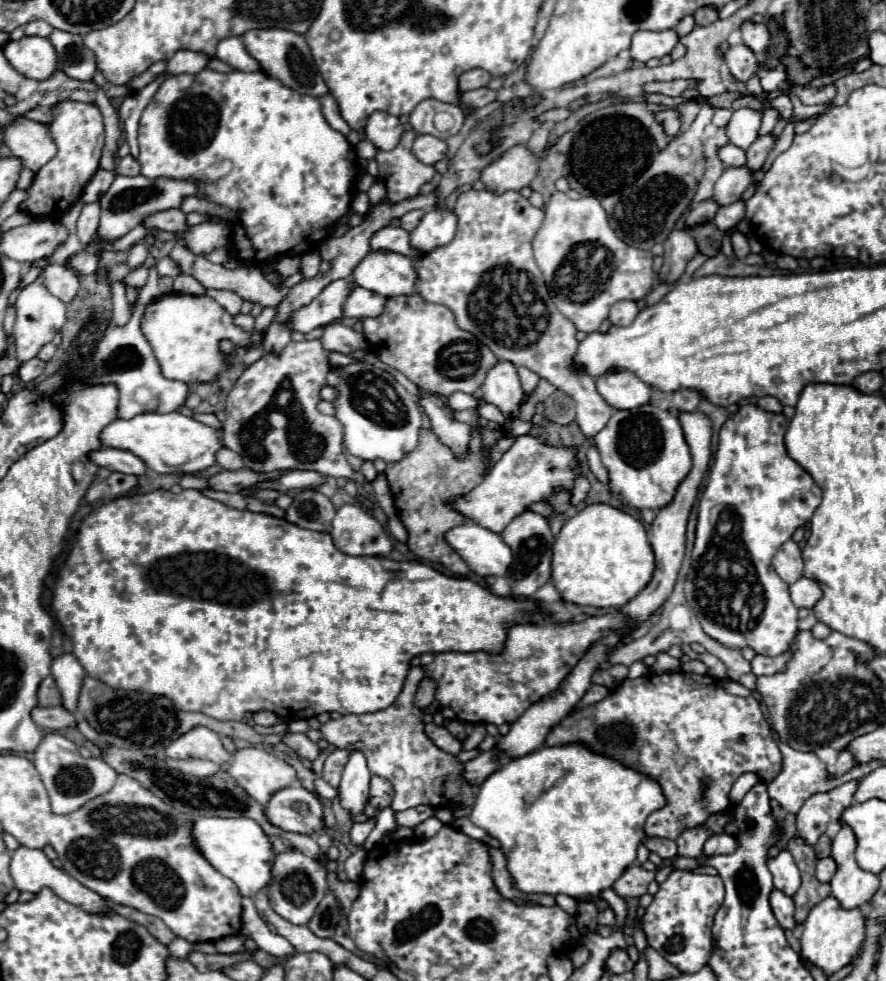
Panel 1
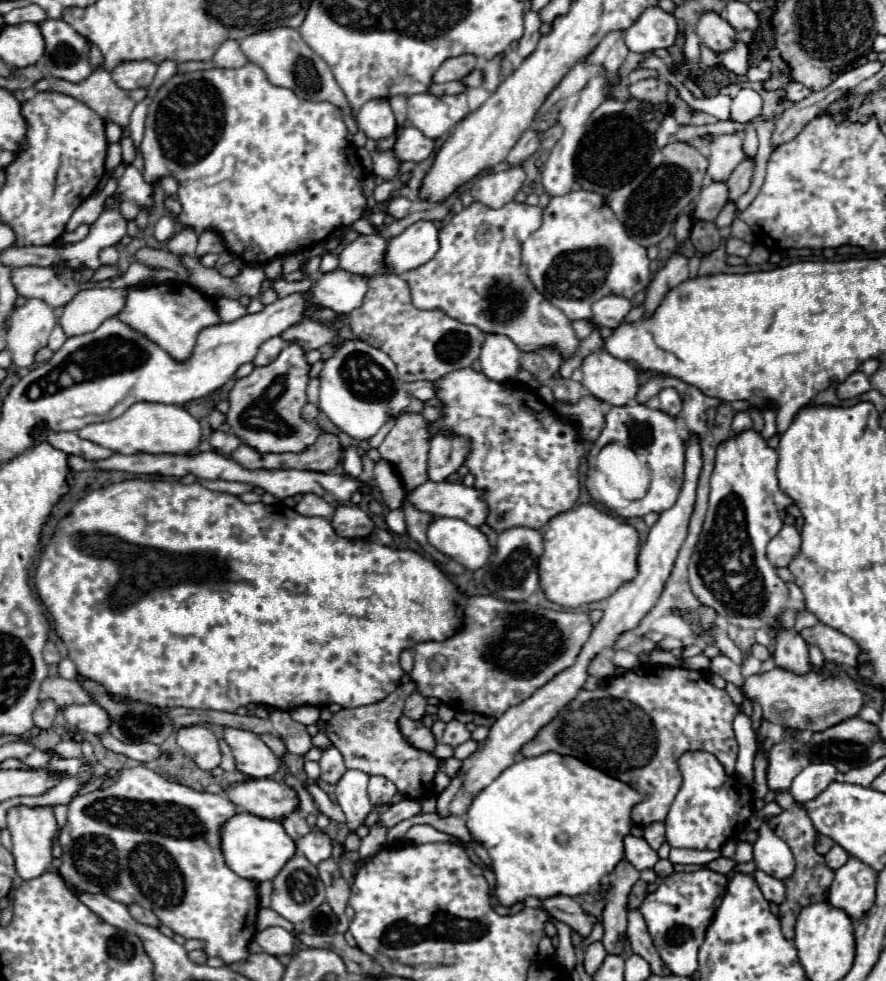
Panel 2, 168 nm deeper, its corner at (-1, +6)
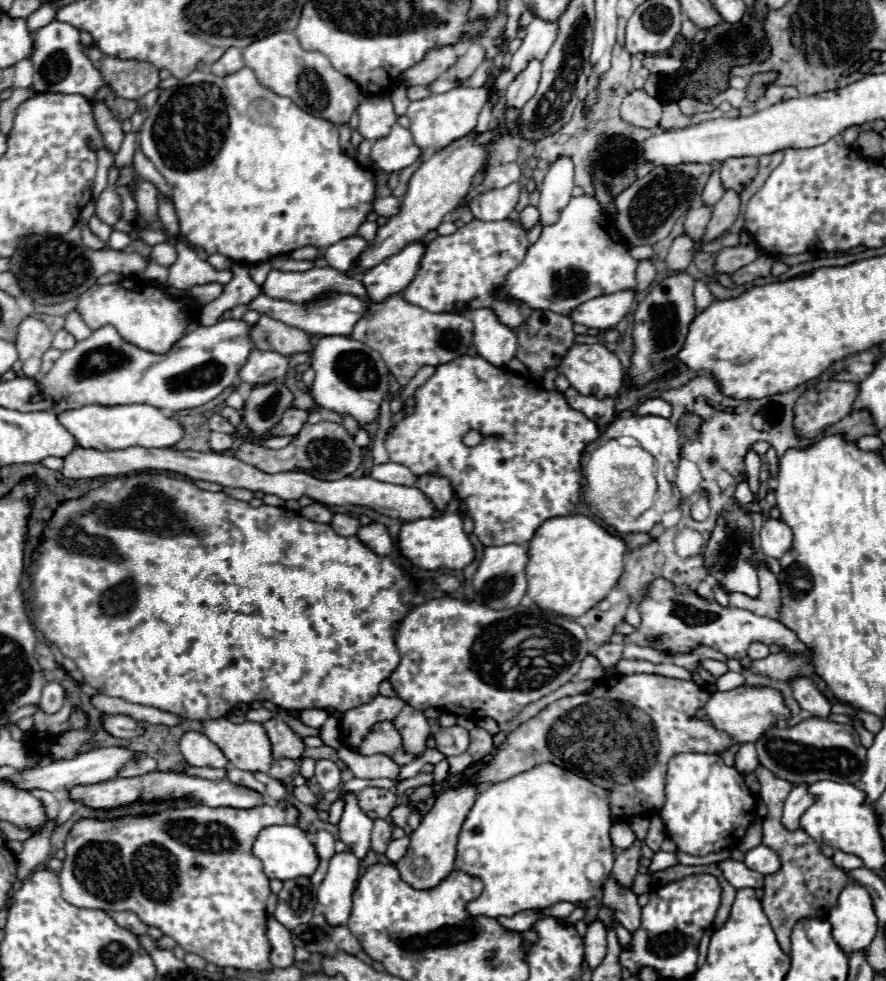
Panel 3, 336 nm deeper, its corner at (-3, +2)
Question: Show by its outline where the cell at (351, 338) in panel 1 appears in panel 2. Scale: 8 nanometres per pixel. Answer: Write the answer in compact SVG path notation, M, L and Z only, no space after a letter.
M306 318L300 324L284 330L282 338L286 342L300 344L304 350L316 350L316 348L322 348L324 344L330 344L336 338L336 332L326 324Z

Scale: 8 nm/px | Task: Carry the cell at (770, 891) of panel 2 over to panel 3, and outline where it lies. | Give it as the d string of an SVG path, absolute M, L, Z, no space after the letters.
M726 860L726 862L720 862L718 864L726 876L726 880L736 888L762 888L764 884L764 876L760 872L754 872L750 868L746 868L744 862L736 862L736 860Z

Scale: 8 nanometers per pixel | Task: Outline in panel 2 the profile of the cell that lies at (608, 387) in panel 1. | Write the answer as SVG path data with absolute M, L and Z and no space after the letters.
M596 350L582 360L580 384L592 396L612 406L628 404L640 388L636 368L606 350Z

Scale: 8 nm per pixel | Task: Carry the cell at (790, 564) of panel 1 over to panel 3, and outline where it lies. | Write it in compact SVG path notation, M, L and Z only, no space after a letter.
M774 518L766 520L760 530L760 544L762 544L764 554L770 558L776 558L776 560L780 560L790 550L792 538L794 538L794 534L792 534L790 526L780 520L774 520Z

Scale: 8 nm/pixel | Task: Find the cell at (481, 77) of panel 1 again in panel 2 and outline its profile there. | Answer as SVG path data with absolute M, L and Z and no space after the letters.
M462 54L456 58L448 58L440 64L440 68L434 72L434 82L450 82L450 80L462 80L468 72L476 68L476 56Z

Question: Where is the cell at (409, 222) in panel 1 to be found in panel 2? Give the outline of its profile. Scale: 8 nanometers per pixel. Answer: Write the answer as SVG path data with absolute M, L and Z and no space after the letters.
M396 196L396 198L392 198L392 200L388 202L386 212L388 212L390 216L394 216L396 220L400 220L400 218L404 218L404 216L410 212L410 206L412 206L412 202L410 202L408 198Z

